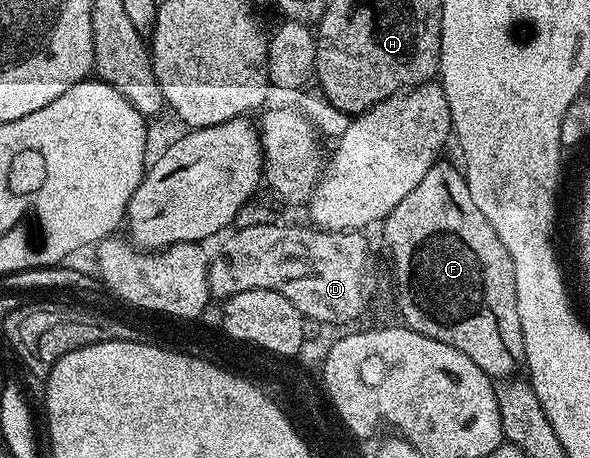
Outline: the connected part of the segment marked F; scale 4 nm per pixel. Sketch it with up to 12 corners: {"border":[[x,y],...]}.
{"border":[[463,170],[381,222],[401,324],[491,379],[526,363],[512,259]]}

